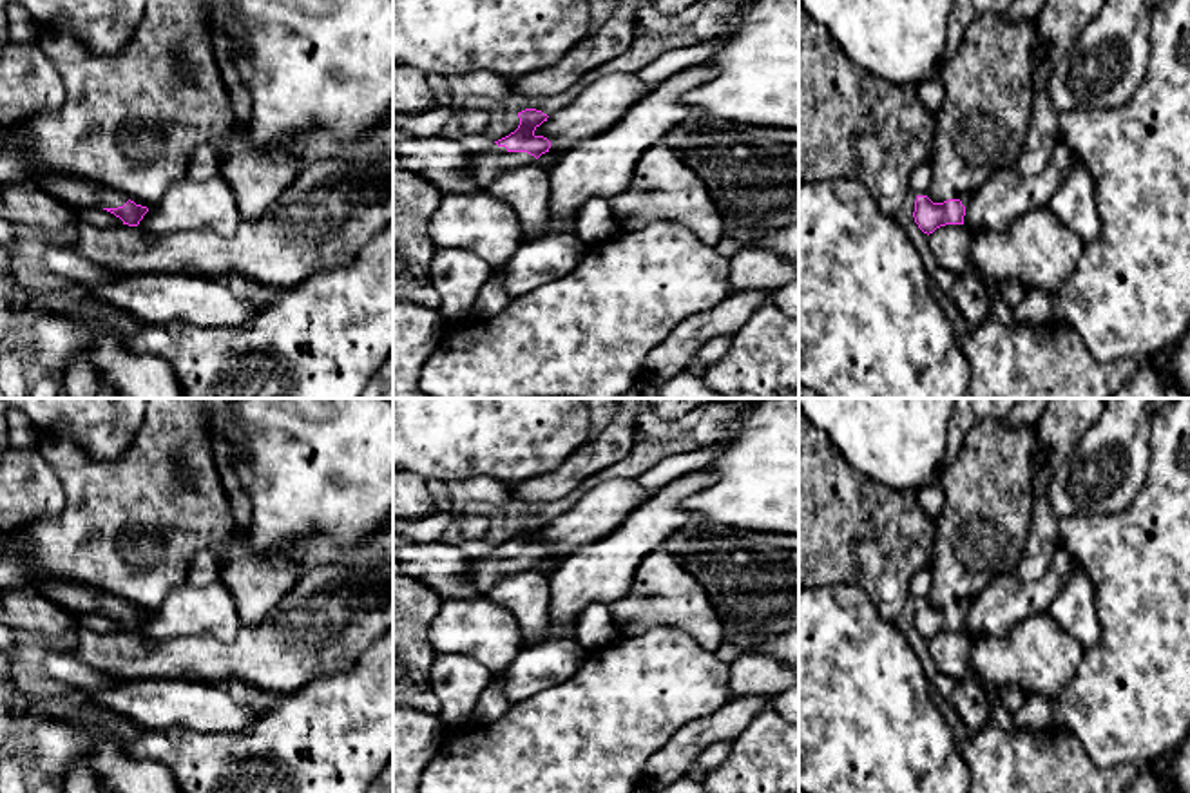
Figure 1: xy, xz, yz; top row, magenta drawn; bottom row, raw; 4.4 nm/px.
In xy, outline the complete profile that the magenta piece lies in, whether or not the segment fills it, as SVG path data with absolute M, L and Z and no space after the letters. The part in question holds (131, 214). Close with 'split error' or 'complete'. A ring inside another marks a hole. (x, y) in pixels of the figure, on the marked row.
M47 172L38 176L31 185L58 197L78 214L100 208L114 214L129 226L138 226L149 212L147 206L136 205L123 192L98 185L91 179Z; split error

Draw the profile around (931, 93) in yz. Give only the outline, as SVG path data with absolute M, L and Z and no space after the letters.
M935 78L935 80L920 83L916 87L916 96L920 98L920 101L929 112L936 114L944 103L945 87L940 81L940 78Z

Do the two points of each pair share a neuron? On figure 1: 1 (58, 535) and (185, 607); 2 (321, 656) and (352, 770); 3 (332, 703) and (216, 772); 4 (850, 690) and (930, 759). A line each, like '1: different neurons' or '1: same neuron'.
1: different neurons
2: different neurons
3: same neuron
4: same neuron

